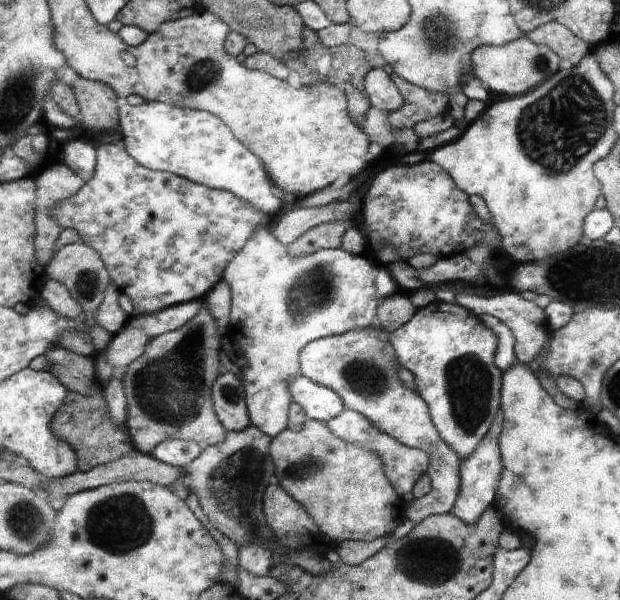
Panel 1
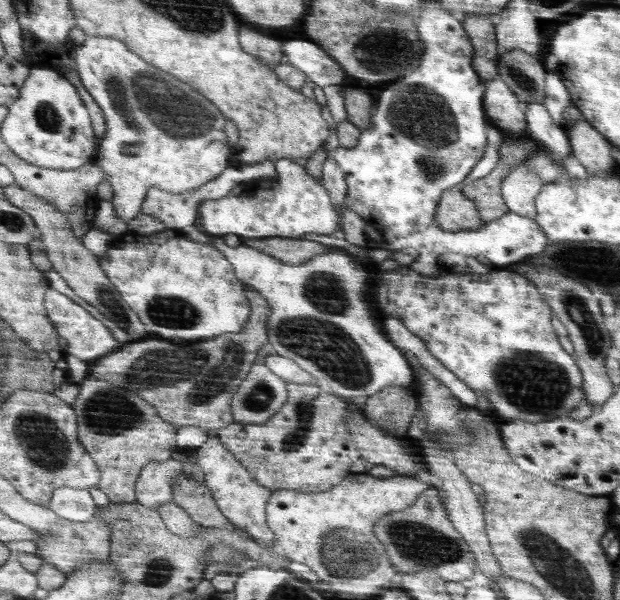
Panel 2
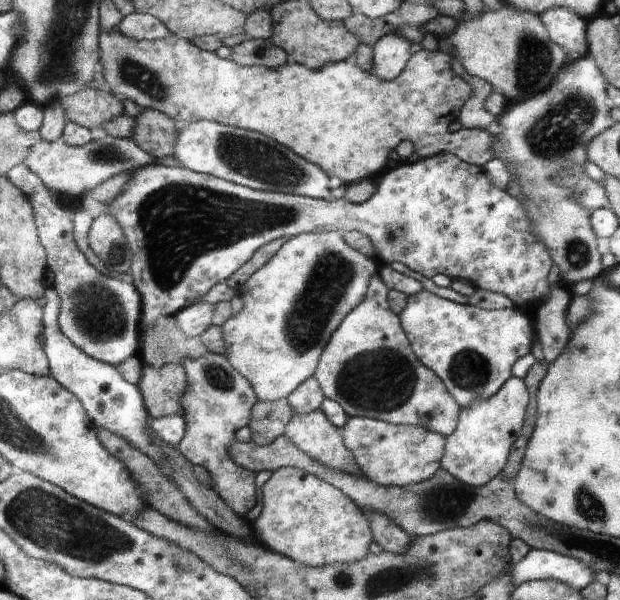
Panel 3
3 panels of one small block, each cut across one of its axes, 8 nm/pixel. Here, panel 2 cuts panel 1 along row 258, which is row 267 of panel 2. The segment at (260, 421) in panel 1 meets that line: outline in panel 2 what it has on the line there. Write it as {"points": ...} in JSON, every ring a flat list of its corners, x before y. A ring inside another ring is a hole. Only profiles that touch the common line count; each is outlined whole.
{"points":[[222,236,209,237,214,240,214,248,230,256,234,271,238,272,238,278,245,282,249,292,256,290,263,294,270,306,273,306,273,314,269,320,268,342,276,354,292,360,300,369,308,371,317,379,323,390,346,398,356,398,376,395,384,387,401,386,418,395,420,381,417,380,416,371,410,366,408,358,395,344,388,342,374,326,370,302,366,298,370,278,368,270,358,262,357,256,348,254,346,250,329,248,328,253,316,255,308,263,294,266,262,252,261,249,248,248,242,244,228,247,222,244]]}

